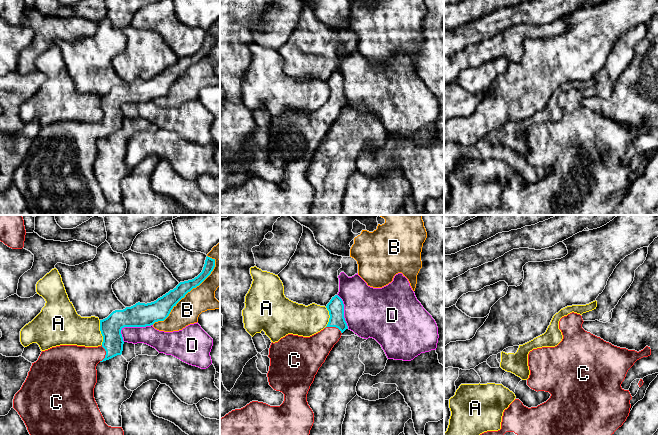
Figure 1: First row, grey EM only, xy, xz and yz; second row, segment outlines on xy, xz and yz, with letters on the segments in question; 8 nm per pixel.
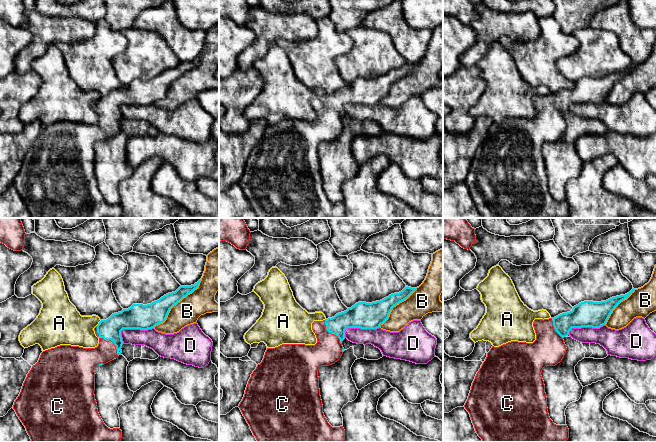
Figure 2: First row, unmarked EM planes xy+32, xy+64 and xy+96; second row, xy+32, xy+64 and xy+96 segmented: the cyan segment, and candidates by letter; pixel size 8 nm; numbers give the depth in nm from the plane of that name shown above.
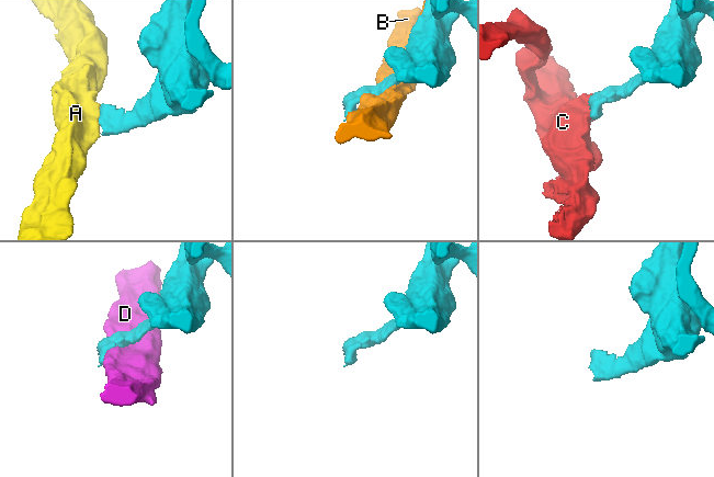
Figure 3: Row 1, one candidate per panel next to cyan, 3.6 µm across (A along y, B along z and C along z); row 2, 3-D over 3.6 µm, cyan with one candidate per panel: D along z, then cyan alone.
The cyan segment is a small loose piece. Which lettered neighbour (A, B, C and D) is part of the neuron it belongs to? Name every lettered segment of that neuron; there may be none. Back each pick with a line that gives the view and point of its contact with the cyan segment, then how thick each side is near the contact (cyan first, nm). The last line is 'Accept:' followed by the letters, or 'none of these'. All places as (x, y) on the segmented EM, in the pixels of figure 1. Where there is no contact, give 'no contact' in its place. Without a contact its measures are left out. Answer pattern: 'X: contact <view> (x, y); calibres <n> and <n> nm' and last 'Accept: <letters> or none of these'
C: contact xy (106, 354); calibres 170 and 300 nm
Accept: C

